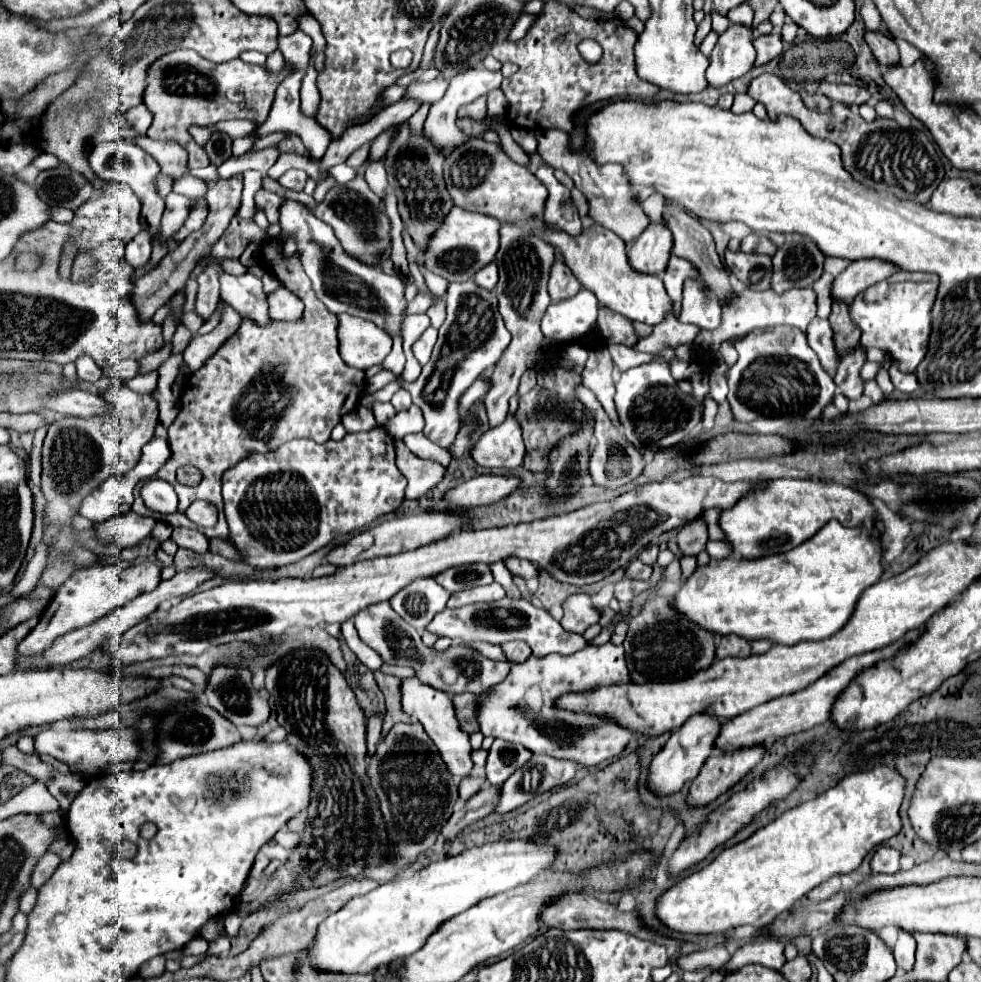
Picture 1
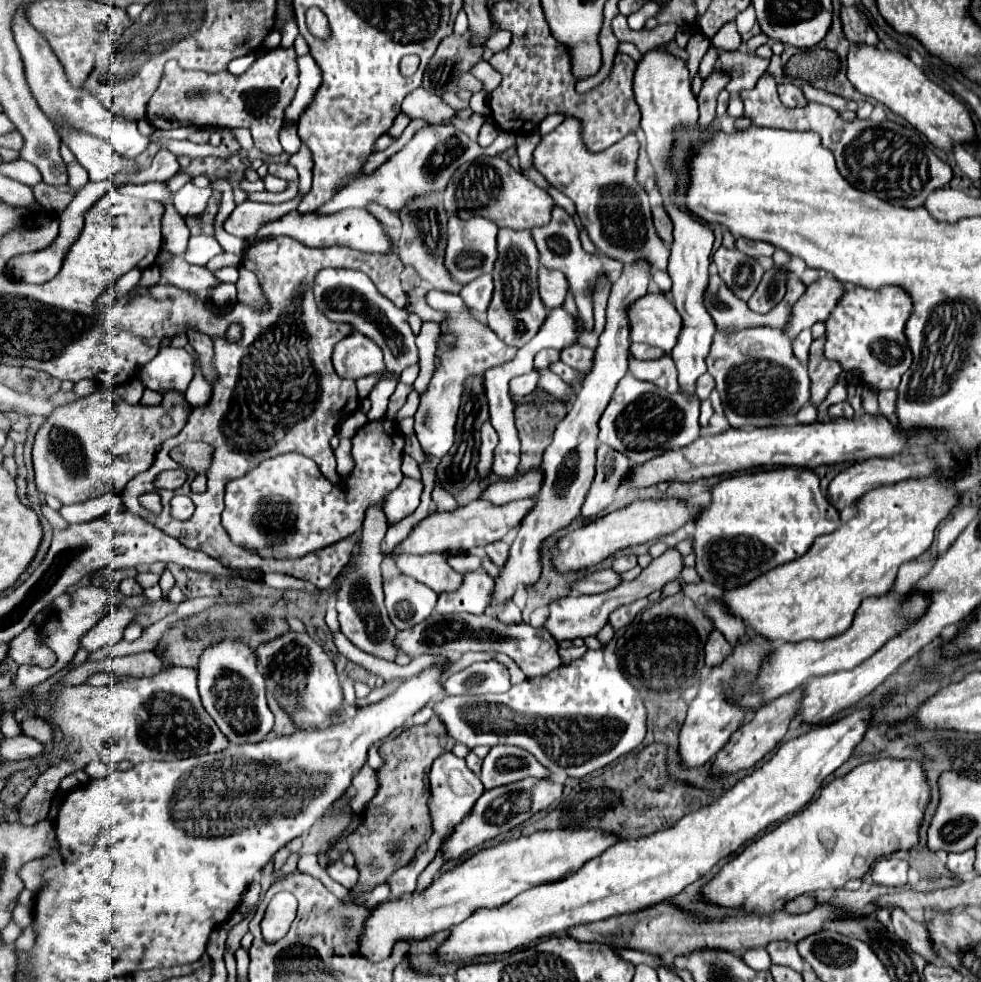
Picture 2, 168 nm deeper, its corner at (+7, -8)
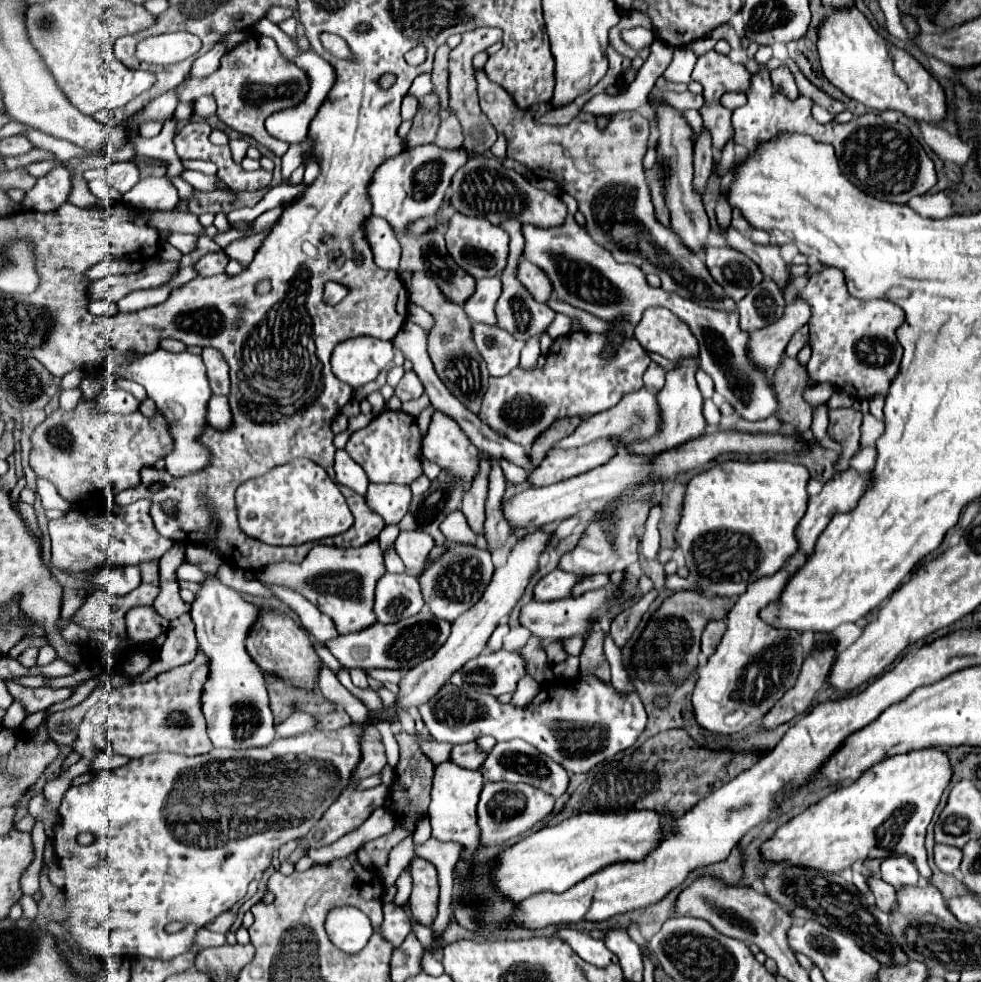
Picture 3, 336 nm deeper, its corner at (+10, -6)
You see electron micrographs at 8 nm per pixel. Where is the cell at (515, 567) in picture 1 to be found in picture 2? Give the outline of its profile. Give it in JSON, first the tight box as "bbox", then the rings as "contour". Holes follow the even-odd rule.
{"bbox":[485,541,509,565],"contour":[[[497,541],[497,543],[489,543],[485,545],[485,553],[491,557],[491,561],[495,565],[505,565],[507,561],[507,555],[509,555],[509,545],[505,541]]]}

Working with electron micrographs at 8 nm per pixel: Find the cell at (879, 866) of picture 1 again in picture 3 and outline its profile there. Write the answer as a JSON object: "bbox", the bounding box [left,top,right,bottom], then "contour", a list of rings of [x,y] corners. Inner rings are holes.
{"bbox":[880,857,918,889],"contour":[[[888,857],[882,861],[880,877],[890,883],[894,889],[902,889],[902,885],[916,885],[918,883],[918,869],[910,857]]]}

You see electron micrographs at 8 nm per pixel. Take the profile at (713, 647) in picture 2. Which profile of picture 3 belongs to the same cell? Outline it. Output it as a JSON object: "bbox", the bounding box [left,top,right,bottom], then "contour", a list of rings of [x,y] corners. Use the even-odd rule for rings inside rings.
{"bbox":[702,621,726,657],"contour":[[[712,621],[712,623],[706,625],[704,635],[702,635],[702,655],[704,657],[710,657],[716,651],[716,647],[722,641],[724,631],[726,631],[726,623],[724,621]]]}

